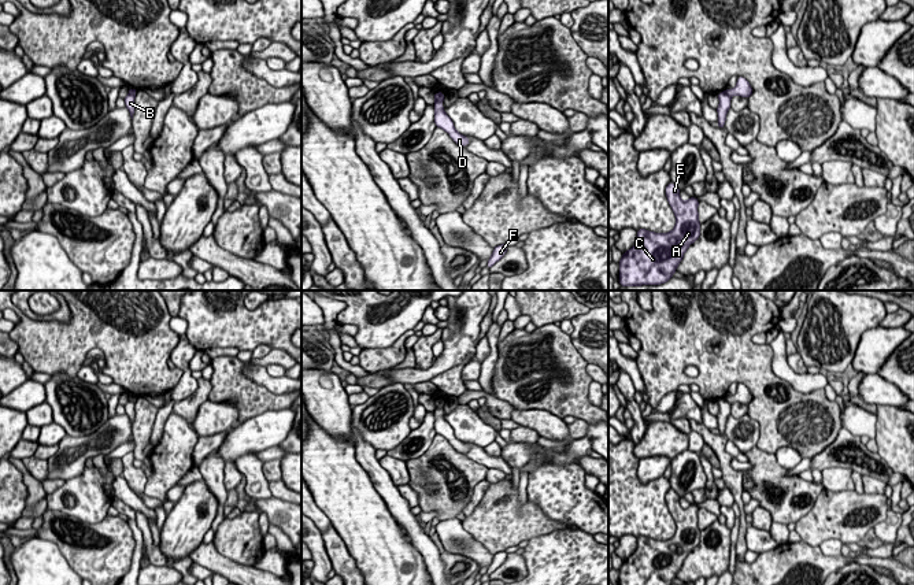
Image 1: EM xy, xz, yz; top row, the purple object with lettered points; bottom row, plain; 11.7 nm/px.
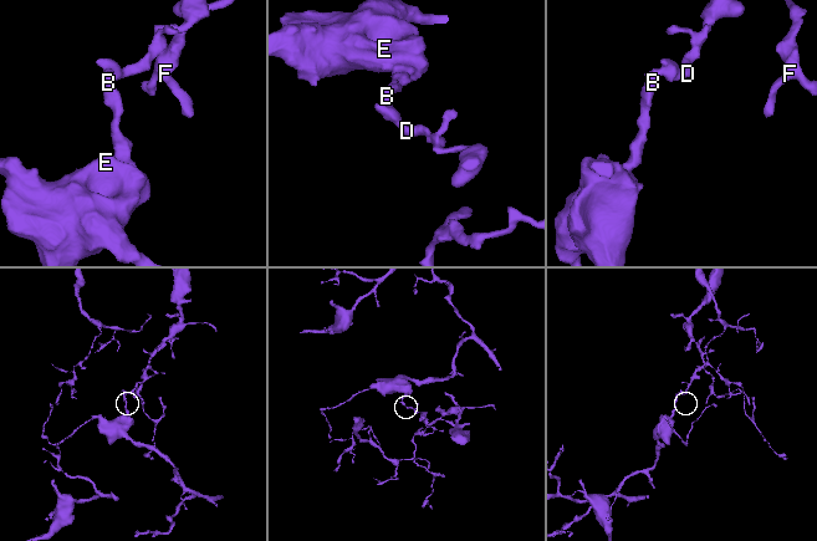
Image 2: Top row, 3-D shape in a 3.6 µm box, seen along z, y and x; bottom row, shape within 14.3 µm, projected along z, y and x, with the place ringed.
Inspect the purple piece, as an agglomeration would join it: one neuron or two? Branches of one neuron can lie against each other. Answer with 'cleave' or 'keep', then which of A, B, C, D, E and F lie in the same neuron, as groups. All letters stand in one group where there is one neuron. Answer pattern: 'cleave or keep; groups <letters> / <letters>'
cleave; groups A B C E / D F

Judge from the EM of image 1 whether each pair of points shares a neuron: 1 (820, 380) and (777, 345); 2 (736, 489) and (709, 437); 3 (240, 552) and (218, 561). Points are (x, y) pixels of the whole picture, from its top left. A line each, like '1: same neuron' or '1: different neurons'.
1: same neuron
2: same neuron
3: different neurons

